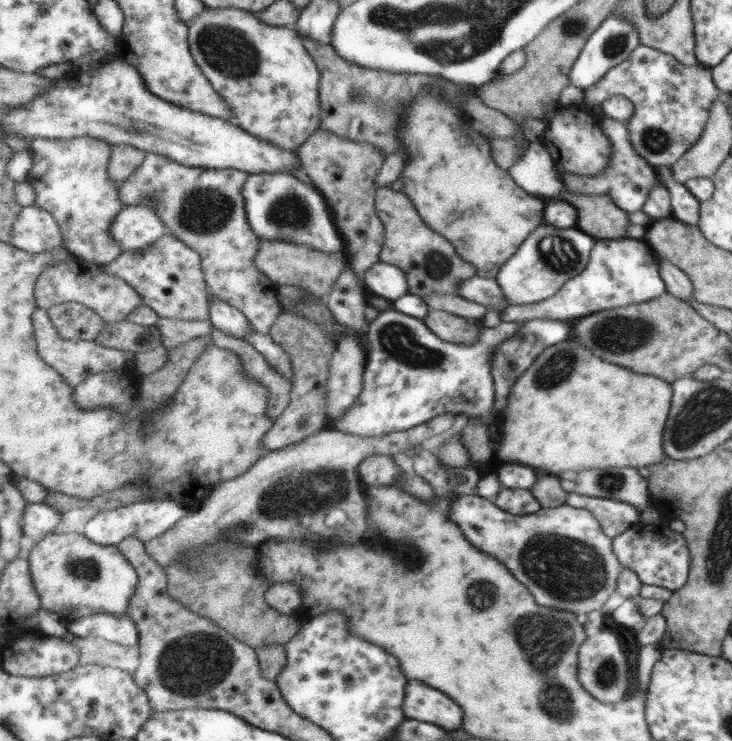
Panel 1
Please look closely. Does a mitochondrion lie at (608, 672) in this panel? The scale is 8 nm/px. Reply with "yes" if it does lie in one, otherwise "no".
yes

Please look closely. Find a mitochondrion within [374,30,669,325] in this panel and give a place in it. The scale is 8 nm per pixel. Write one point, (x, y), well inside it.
(557, 255)

